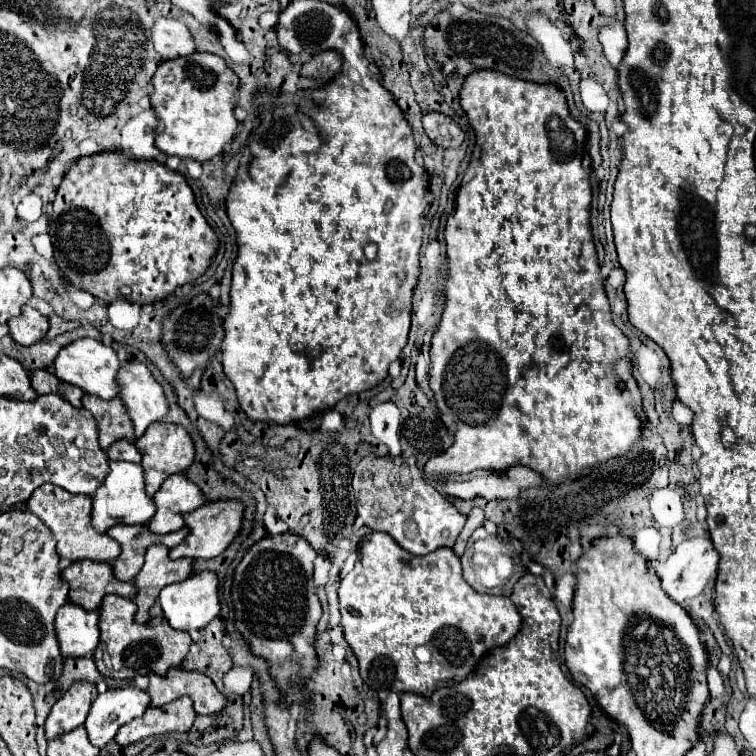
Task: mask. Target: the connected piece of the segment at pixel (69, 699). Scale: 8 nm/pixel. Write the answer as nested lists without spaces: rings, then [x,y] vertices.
[[[75,681],[63,697],[51,707],[51,713],[45,723],[47,739],[61,735],[63,731],[71,731],[85,723],[87,711],[91,707],[91,691],[93,685],[85,681]]]

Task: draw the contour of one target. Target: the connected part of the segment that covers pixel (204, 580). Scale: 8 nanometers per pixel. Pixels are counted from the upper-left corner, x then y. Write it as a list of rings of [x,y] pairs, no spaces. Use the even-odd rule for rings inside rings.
[[[201,571],[193,573],[189,579],[181,583],[167,585],[161,595],[159,595],[159,605],[165,611],[165,619],[169,621],[171,627],[181,629],[181,631],[193,631],[193,629],[203,629],[209,621],[213,621],[219,611],[221,611],[221,601],[219,601],[219,577],[213,571]]]

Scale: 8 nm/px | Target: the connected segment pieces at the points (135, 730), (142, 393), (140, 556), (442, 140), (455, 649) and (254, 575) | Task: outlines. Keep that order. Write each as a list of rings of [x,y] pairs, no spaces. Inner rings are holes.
[[[185,695],[163,707],[149,707],[141,717],[135,717],[131,723],[123,725],[115,737],[115,741],[125,747],[137,743],[151,735],[161,735],[169,731],[189,731],[195,721],[193,701]]]
[[[129,361],[129,365],[121,367],[119,385],[119,395],[135,423],[135,437],[141,437],[151,423],[165,419],[169,403],[161,383],[151,375],[147,365]]]
[[[115,525],[107,531],[107,535],[117,539],[123,547],[123,553],[113,563],[115,577],[119,581],[131,581],[143,567],[147,547],[151,547],[153,543],[175,547],[189,535],[189,529],[183,527],[171,535],[155,535],[147,525]]]
[[[427,113],[423,115],[423,129],[427,133],[427,137],[447,149],[447,147],[459,147],[463,143],[463,131],[461,127],[447,115],[443,113]]]
[[[387,533],[367,535],[359,551],[359,561],[339,585],[339,601],[345,641],[359,661],[363,681],[375,691],[411,691],[425,695],[427,691],[455,683],[477,665],[479,657],[513,639],[521,627],[521,617],[509,597],[481,595],[465,583],[461,561],[451,549],[441,547],[425,557],[415,557],[401,549]],[[417,645],[431,649],[433,655],[429,663],[415,659],[413,649]]]
[[[299,535],[265,537],[245,553],[233,579],[231,597],[237,613],[237,629],[253,653],[269,661],[271,675],[285,693],[287,703],[305,701],[305,691],[293,689],[291,675],[307,677],[319,663],[313,645],[315,625],[321,617],[321,603],[313,585],[315,557],[315,549]]]

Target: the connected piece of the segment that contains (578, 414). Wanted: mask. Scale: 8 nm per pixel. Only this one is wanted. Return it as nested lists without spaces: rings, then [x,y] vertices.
[[[479,69],[467,75],[461,87],[459,103],[475,131],[475,147],[469,167],[463,175],[461,187],[457,191],[455,211],[449,215],[445,225],[445,243],[449,259],[449,269],[445,277],[445,307],[441,313],[441,323],[431,339],[429,371],[429,385],[435,393],[437,407],[443,415],[449,415],[457,423],[457,433],[455,443],[441,457],[429,461],[425,465],[425,471],[443,479],[451,473],[471,473],[475,469],[501,471],[513,463],[521,463],[541,473],[555,485],[561,483],[567,475],[581,471],[583,467],[593,467],[595,463],[603,463],[607,459],[623,455],[635,443],[635,439],[641,437],[641,421],[637,415],[641,411],[641,393],[631,375],[629,339],[619,327],[615,327],[611,319],[611,309],[603,289],[603,277],[599,273],[597,253],[591,235],[591,181],[589,173],[581,167],[587,131],[579,121],[571,117],[567,99],[555,83],[523,81],[517,77],[503,75],[499,71]]]

